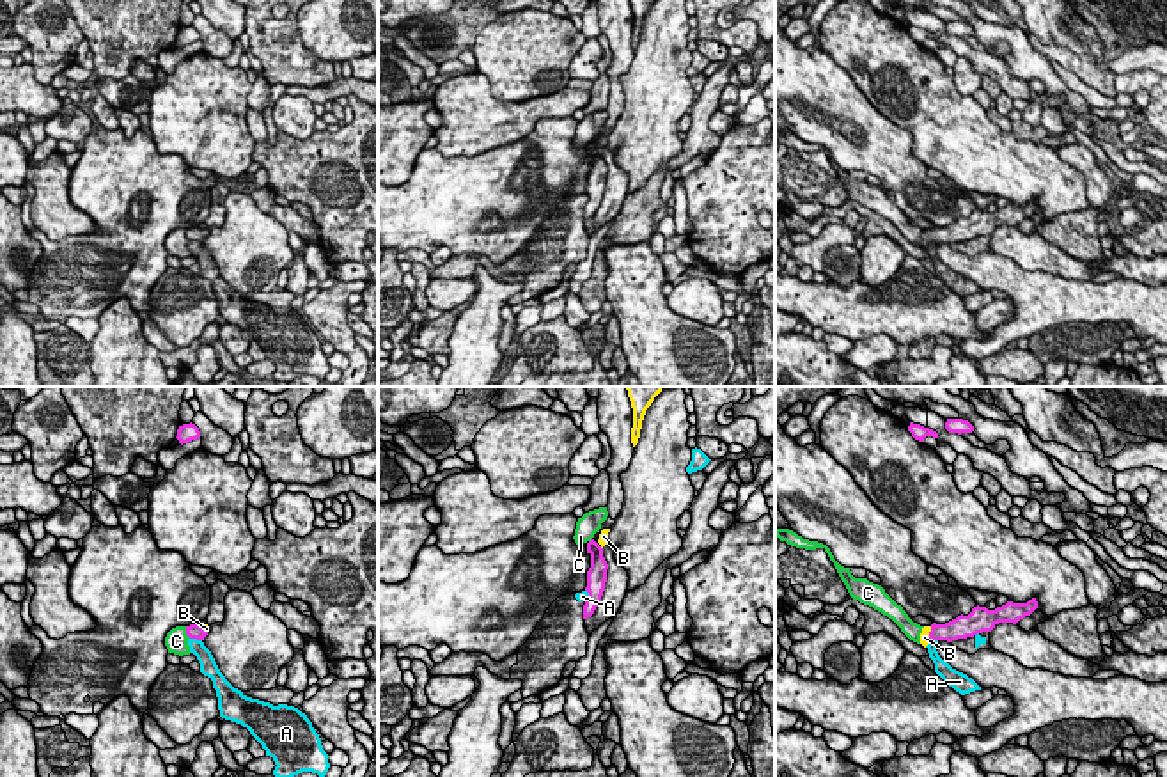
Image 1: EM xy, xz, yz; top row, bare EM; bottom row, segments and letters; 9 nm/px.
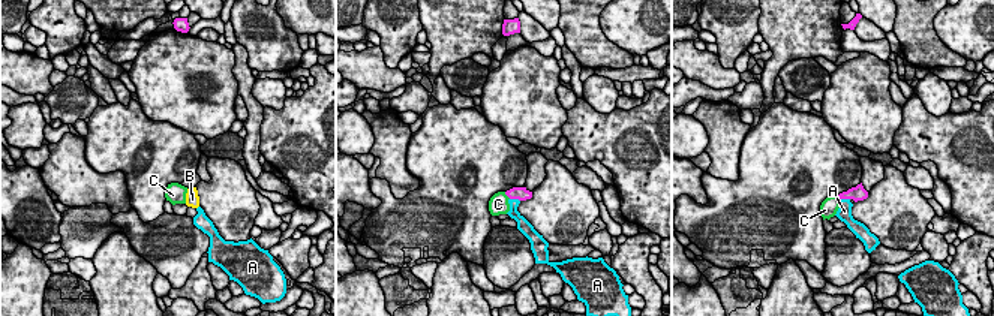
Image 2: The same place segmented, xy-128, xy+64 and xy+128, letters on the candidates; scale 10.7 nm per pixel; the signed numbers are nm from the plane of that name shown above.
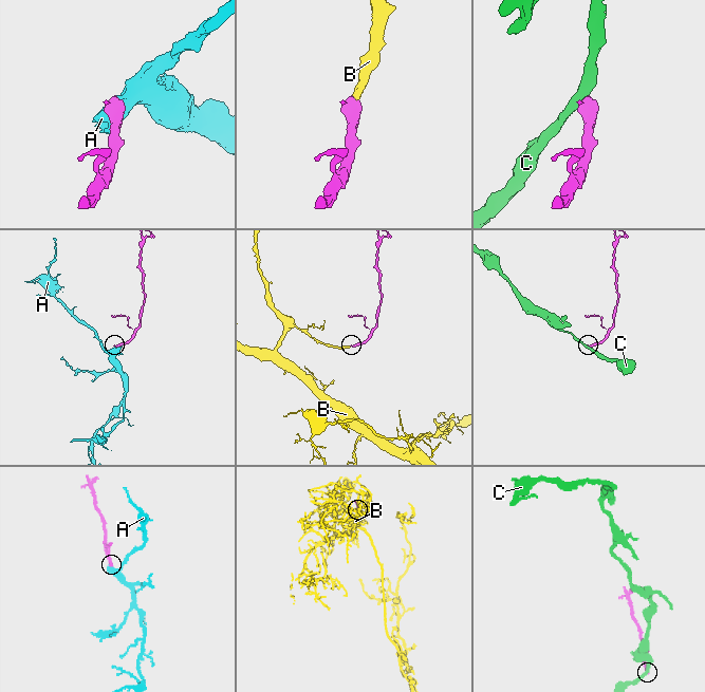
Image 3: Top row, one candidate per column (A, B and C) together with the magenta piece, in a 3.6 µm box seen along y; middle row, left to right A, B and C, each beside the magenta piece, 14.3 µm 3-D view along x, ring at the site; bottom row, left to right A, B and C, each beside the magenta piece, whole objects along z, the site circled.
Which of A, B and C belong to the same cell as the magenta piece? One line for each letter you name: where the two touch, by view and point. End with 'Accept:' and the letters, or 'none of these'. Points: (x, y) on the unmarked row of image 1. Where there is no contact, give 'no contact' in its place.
B: contact yz (930, 236)
Accept: B

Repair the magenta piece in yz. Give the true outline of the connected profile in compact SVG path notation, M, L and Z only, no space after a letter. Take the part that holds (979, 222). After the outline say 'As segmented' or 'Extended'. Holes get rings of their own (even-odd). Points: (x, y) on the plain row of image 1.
M1036 200L1027 206L1013 206L1007 204L995 213L988 213L986 209L974 209L968 218L958 218L956 222L931 229L924 229L920 236L920 247L926 250L929 243L958 243L974 239L983 234L991 234L999 225L1013 225L1016 227L1025 218L1030 218L1038 211Z. Extended

